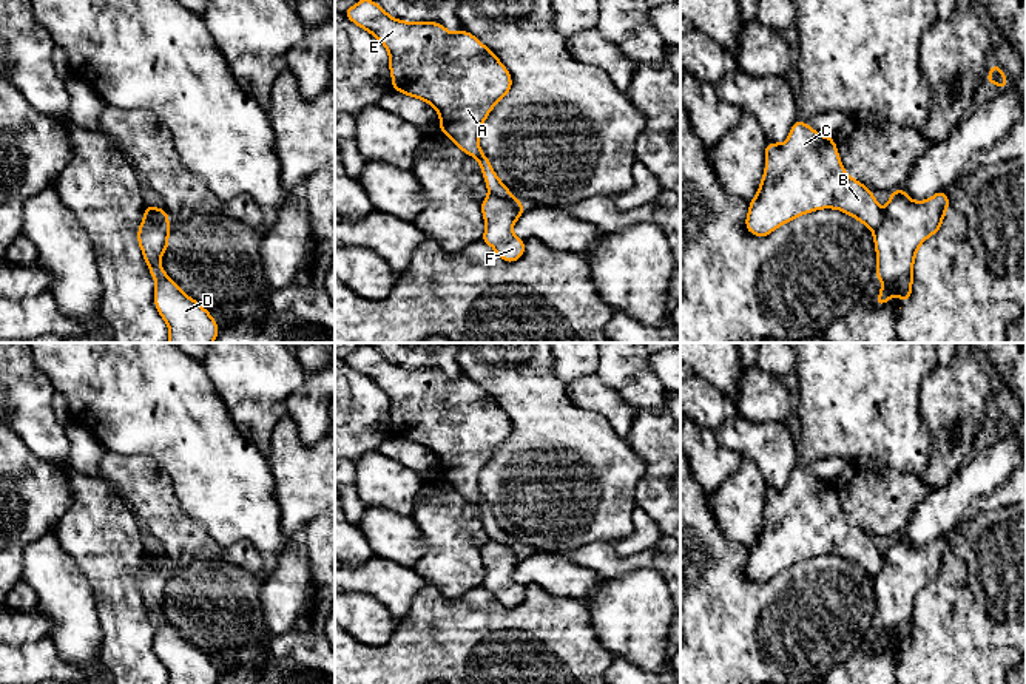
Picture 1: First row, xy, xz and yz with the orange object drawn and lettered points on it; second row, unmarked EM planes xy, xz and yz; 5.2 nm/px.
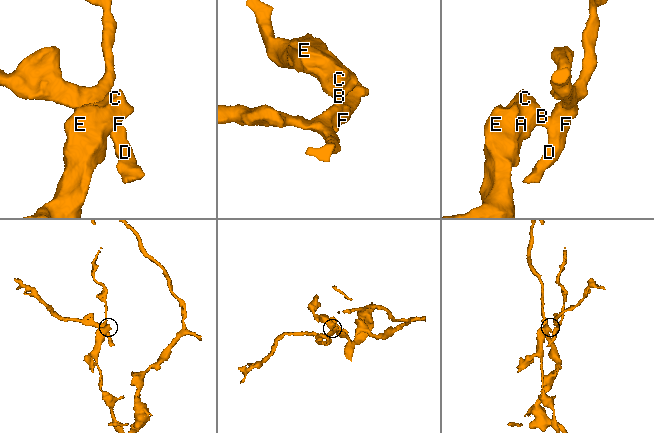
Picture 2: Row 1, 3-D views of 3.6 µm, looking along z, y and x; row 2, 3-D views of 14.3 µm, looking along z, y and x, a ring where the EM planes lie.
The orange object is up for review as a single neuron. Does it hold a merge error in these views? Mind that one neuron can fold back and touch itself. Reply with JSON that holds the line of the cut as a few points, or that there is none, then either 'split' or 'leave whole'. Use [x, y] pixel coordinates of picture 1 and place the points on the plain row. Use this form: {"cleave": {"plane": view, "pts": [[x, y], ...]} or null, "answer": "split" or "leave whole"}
{"cleave": {"plane": "xy", "pts": [[145, 558], [155, 568], [167, 568]]}, "answer": "split"}

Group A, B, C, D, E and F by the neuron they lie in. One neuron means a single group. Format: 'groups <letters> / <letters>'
groups A B C E / D F

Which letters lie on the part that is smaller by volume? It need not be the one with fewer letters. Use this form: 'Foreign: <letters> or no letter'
Foreign: D, F

